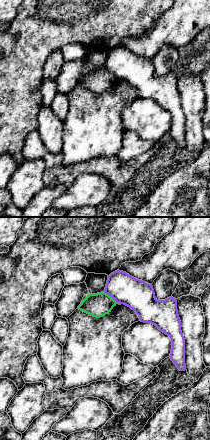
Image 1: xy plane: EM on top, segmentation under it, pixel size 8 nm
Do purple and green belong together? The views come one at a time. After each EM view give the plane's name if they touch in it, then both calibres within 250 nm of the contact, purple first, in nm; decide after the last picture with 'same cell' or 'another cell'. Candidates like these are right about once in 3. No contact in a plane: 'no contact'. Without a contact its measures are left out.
contact in xy; calibres 240 and 190 nm

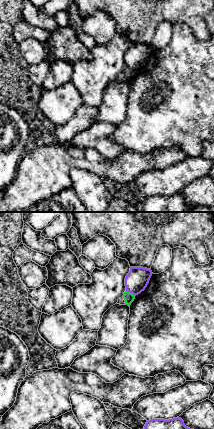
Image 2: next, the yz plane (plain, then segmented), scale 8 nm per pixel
contact in yz; calibres 180 and 80 nm

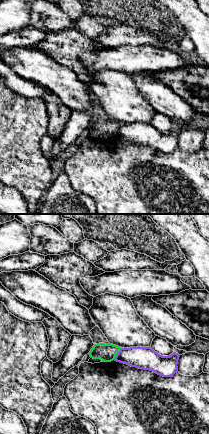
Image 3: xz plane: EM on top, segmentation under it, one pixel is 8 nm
contact in xz; calibres 180 and 140 nm

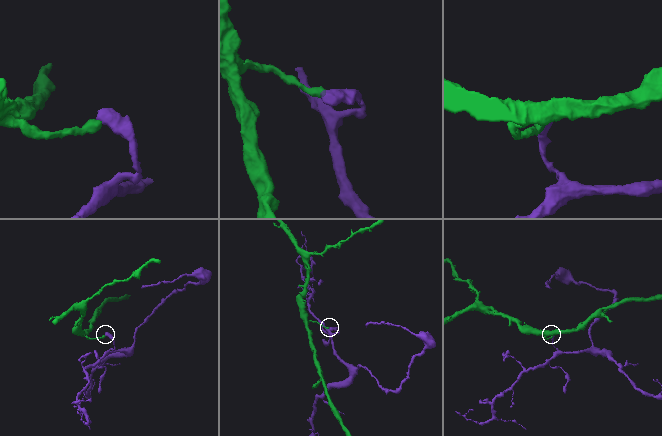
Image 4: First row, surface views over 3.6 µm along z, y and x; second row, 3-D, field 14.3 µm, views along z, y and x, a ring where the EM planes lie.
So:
another cell

